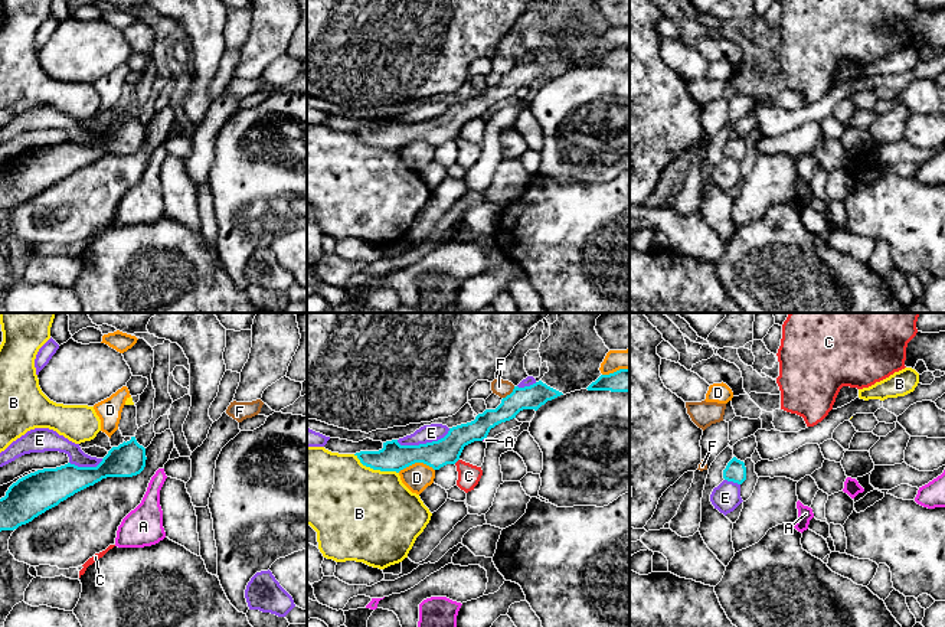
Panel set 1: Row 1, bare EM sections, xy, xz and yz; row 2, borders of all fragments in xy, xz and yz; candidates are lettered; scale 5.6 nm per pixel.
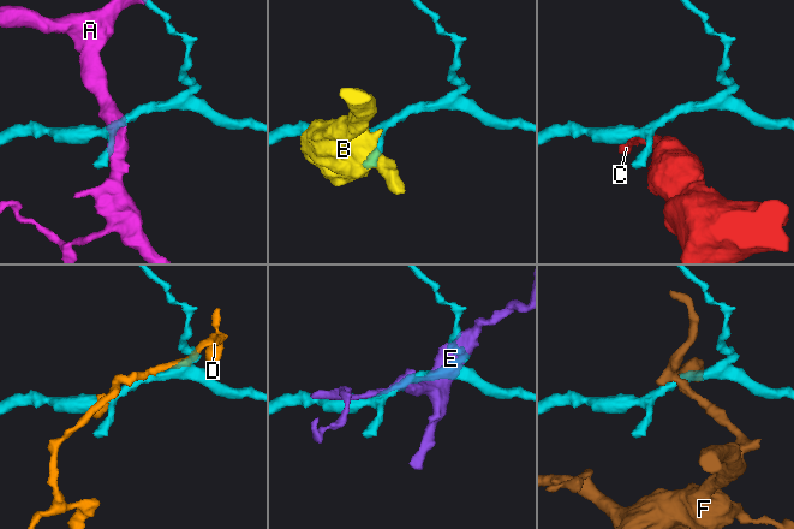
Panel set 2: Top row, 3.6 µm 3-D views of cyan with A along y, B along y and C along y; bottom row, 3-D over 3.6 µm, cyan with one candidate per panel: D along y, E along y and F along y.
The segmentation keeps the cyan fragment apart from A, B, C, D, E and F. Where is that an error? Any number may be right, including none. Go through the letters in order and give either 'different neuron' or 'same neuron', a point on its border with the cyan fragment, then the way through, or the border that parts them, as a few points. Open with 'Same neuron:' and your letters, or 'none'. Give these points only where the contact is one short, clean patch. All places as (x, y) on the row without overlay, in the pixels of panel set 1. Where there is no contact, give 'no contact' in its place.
Same neuron: none
A: different neuron; contact xz (483, 116)
B: different neuron; contact xz (376, 146)
C: different neuron; contact xz (455, 139); border xz (458, 136), (454, 140)
D: different neuron; contact xz (415, 139)
E: different neuron; contact xz (424, 121)
F: different neuron; contact xz (510, 71); border xz (514, 64), (503, 75)

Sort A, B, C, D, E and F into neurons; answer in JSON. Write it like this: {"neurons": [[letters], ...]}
{"neurons": [["A"], ["B"], ["C"], ["D"], ["E"], ["F"]]}

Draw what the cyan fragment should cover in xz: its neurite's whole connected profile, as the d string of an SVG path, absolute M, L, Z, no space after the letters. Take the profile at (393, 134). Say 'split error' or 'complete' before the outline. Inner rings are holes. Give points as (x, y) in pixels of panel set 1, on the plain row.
complete; M542 58L519 65L501 76L496 86L485 86L474 98L449 105L448 111L432 120L419 123L400 123L398 117L383 120L379 128L360 128L354 133L366 144L380 148L396 148L424 140L434 147L447 141L455 141L465 123L487 115L491 105L516 95L523 86L537 88L547 78L563 72Z

